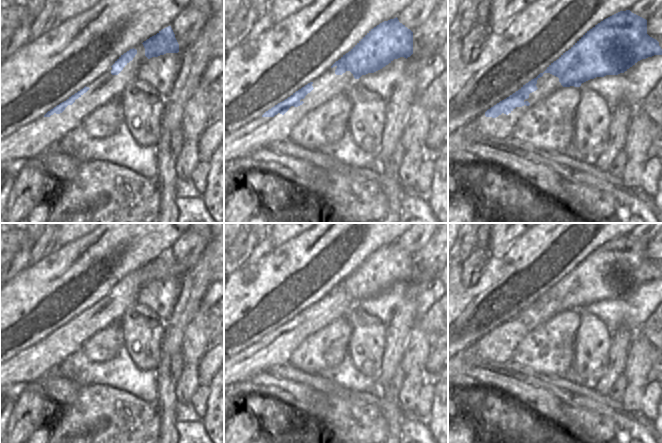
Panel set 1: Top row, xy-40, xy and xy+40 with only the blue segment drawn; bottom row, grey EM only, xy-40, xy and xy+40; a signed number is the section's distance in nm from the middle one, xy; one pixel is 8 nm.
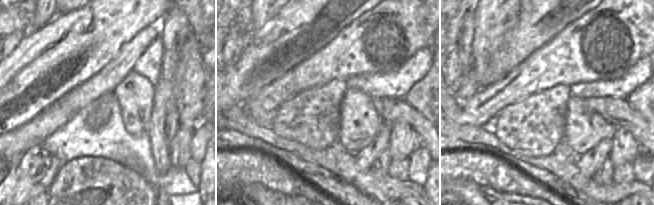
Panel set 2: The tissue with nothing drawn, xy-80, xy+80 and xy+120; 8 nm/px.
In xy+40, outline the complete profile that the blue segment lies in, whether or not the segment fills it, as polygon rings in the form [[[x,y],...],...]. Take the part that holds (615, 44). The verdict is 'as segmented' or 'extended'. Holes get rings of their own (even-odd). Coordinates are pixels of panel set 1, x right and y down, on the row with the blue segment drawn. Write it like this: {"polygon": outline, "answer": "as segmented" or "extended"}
{"polygon": [[[630,10],[620,11],[604,19],[587,31],[568,51],[551,63],[543,73],[540,73],[536,78],[523,85],[518,91],[488,109],[485,112],[485,116],[496,118],[502,113],[508,115],[516,107],[529,106],[530,103],[527,101],[529,94],[538,89],[536,86],[537,80],[542,77],[544,73],[550,73],[558,77],[563,87],[580,87],[582,83],[596,77],[624,73],[638,61],[654,55],[662,55],[662,49],[659,46],[659,42],[647,34],[647,20],[632,13]]], "answer": "as segmented"}

